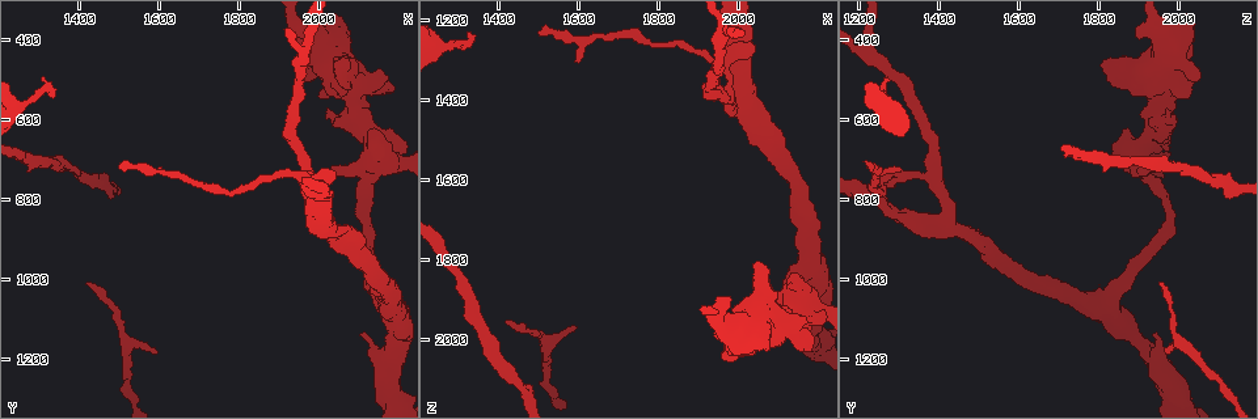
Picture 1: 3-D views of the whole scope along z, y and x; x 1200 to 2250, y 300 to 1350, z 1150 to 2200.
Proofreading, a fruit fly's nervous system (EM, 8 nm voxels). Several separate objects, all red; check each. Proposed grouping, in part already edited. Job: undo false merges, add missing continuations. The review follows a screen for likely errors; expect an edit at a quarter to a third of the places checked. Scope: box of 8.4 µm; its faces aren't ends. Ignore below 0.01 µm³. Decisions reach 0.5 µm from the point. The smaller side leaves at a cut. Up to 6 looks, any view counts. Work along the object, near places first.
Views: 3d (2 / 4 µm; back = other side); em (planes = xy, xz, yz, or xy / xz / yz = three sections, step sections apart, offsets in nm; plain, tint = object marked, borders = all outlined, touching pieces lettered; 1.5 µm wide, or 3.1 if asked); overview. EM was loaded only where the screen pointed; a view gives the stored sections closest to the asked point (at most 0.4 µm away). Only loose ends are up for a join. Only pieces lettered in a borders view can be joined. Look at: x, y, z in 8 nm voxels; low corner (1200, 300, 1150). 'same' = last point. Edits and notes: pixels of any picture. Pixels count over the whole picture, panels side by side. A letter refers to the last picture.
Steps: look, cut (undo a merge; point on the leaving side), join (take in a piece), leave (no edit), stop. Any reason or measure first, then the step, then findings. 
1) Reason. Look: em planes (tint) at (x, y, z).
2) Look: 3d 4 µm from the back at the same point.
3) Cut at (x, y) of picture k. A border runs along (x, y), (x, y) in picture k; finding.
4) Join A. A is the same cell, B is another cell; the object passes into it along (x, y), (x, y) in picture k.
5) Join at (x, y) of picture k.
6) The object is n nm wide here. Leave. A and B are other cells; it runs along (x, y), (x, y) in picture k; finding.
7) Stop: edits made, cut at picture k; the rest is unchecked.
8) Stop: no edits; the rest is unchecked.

An open end. Look: em yz step 8 (borders) at (1325, 535, 1235).

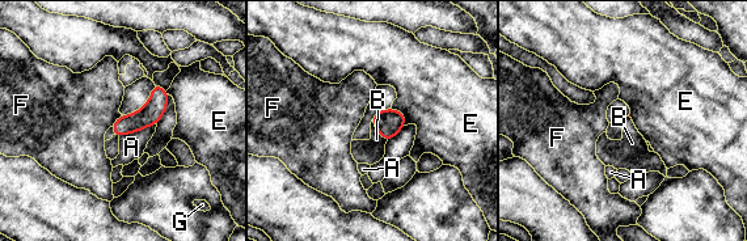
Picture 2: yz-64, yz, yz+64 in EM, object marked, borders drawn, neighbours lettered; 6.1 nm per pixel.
Leave. A, B, E, F and G are other cells; no lettered piece goes on from it.

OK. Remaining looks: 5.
Branch stops here. Look: 3d 4 µm at (1415, 1000, 1960).

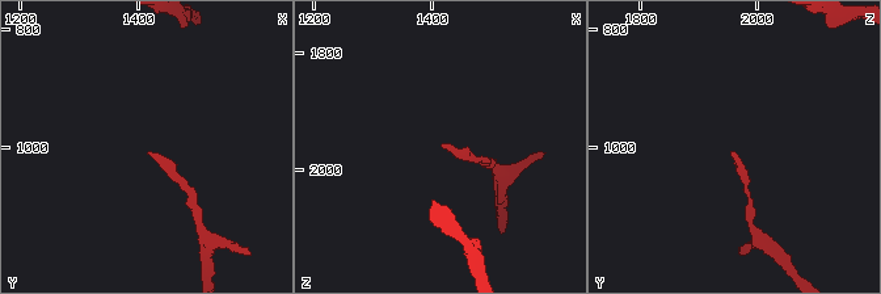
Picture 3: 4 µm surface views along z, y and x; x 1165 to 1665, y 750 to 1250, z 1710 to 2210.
Look: em yz step 4 (tint) at (1420, 1005, 1960).

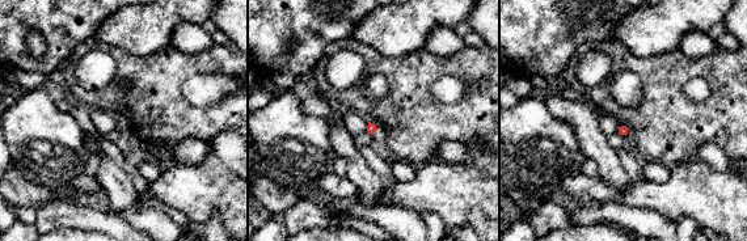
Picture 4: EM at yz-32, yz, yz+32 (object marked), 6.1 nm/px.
Look: em planes (borders) at the same point.

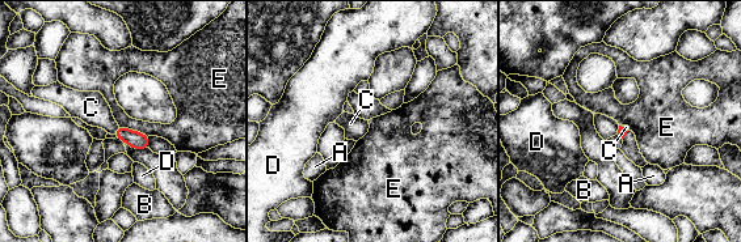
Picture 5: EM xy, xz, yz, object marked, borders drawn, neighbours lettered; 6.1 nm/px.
Join C. C is the same cell, A, B, D and E are other cells; it goes on there.

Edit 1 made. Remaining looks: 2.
Redraw. Look: overview.

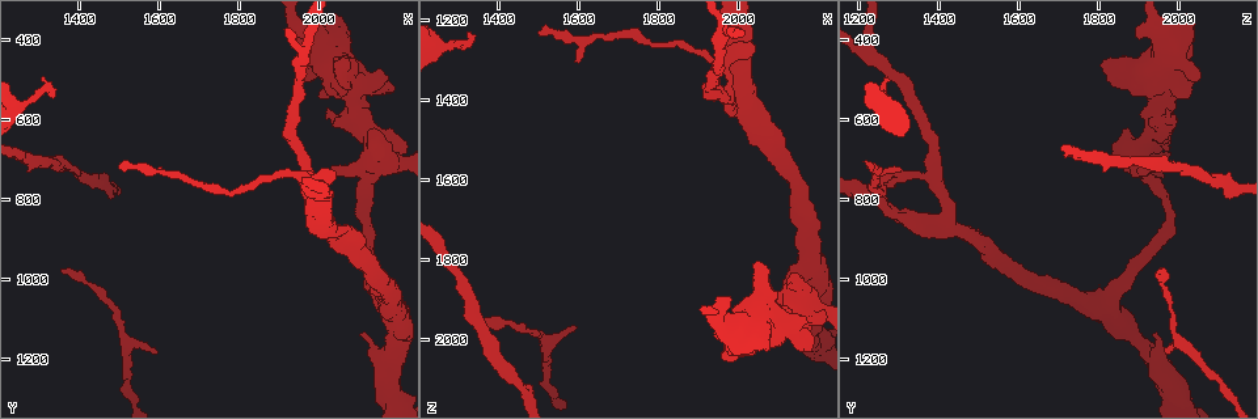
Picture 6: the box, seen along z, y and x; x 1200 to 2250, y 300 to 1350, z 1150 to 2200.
Branch stops here. Look: em xz step 4 (borders) at (2100, 1135, 1930).

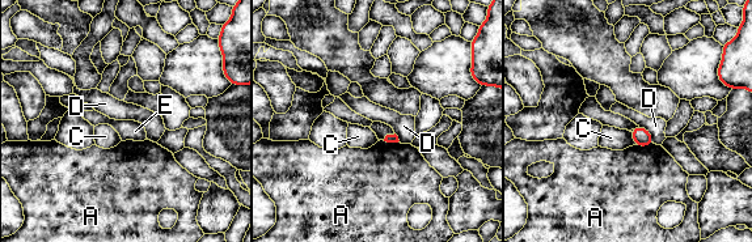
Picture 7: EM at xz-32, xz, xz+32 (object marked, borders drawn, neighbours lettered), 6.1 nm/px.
Leave. A, C, D and E are other cells; a border runs along (394, 134), (388, 134), (383, 139) in picture 7; none of them fits.

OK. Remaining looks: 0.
Stop: edits made, join at picture 5; the rest is unchecked.

